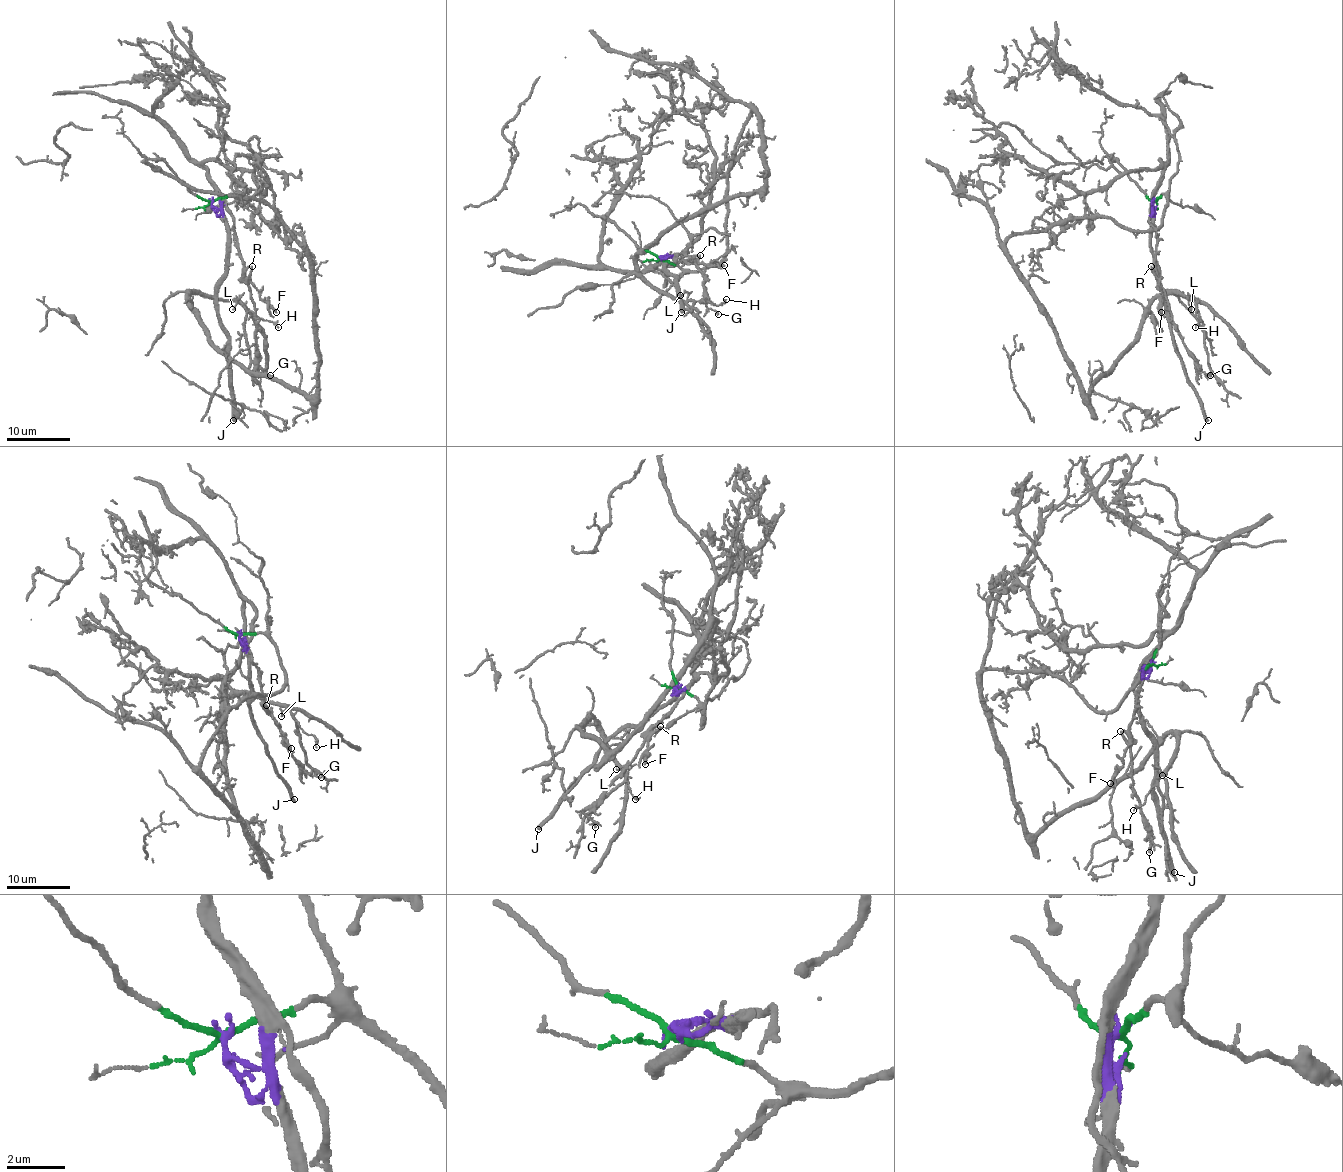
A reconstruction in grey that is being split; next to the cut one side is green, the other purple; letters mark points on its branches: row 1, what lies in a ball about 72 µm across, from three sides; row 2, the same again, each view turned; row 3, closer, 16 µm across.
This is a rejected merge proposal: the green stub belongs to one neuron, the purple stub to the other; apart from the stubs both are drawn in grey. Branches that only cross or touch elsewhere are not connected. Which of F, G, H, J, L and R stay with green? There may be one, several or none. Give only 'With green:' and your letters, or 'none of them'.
With green: H, L

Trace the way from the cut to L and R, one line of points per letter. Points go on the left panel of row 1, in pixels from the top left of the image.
L: (211, 202), (240, 195), (304, 242), (318, 390), (289, 390), (230, 361), (189, 296), (240, 296), (232, 309)
R: (211, 202), (218, 208), (224, 205), (234, 221), (246, 277), (251, 266)

